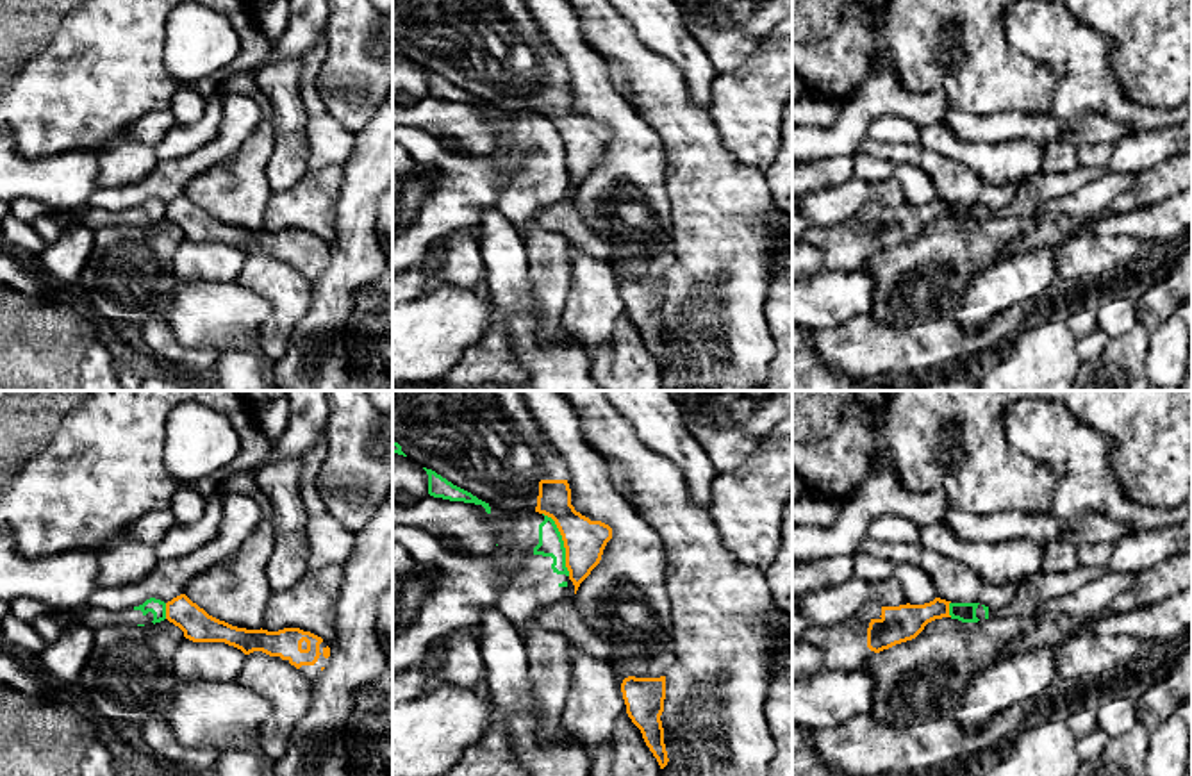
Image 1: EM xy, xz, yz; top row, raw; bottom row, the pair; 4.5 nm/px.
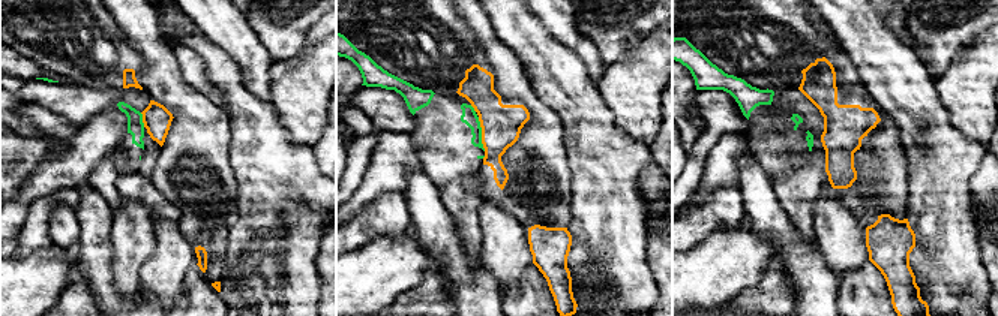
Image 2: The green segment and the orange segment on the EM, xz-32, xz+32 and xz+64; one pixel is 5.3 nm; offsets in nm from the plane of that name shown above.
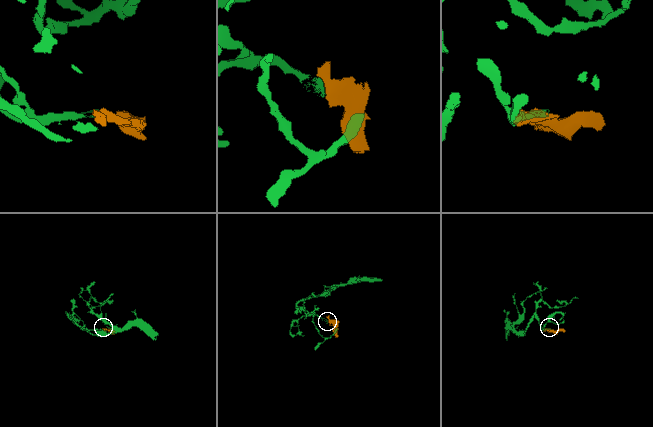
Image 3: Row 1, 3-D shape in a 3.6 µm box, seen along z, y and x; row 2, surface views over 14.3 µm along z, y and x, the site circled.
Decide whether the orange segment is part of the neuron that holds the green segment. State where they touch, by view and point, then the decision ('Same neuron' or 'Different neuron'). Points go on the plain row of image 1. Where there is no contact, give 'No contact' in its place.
Touches green at xz (562, 143). Different neuron

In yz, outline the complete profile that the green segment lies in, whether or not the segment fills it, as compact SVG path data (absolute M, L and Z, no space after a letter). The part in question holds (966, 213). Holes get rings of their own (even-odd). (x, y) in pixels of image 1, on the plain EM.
M949 203L951 219L958 219L962 223L978 223L983 219L996 219L999 209L989 209L980 203Z

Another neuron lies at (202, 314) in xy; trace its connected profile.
M177 282L161 316L186 348L223 351L234 344L257 344L271 305L239 282Z

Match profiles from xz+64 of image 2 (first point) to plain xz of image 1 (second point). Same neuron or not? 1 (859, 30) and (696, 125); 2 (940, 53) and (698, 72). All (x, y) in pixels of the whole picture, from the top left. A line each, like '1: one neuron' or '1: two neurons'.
1: one neuron
2: two neurons

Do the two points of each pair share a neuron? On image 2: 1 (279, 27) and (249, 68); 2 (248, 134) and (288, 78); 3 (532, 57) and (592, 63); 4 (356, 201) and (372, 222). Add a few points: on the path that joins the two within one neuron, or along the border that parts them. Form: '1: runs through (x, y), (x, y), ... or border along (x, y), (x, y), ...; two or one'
1: border along (246, 17), (251, 29), (275, 60); two
2: border along (270, 101), (278, 120), (288, 131); two
3: border along (556, 39), (583, 60), (589, 78), (596, 86); two
4: border along (393, 190), (377, 195), (351, 220); two

